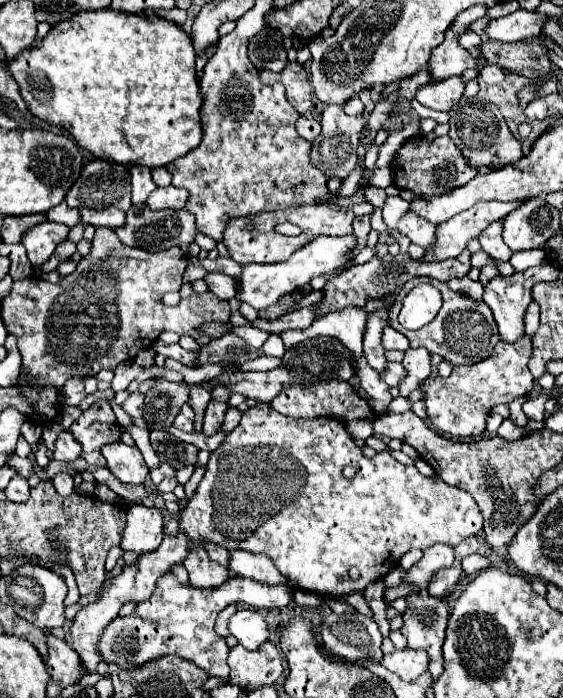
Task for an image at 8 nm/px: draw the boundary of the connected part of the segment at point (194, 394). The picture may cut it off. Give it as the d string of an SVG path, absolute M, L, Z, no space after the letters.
M199 384L197 386L191 386L189 406L195 412L195 428L193 428L193 432L201 432L201 420L203 420L207 402L211 400L211 394L213 394L213 388L201 388Z

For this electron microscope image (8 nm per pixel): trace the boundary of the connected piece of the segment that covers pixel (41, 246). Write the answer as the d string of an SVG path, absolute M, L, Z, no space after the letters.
M45 220L45 222L29 228L25 232L25 236L21 238L21 244L27 248L29 262L35 268L39 268L41 264L45 264L51 258L57 244L61 240L65 240L67 236L69 236L69 226Z

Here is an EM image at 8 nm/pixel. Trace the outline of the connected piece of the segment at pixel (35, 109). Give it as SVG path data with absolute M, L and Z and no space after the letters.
M109 8L81 12L53 26L43 40L13 58L9 68L29 112L51 126L71 132L75 142L95 158L157 168L201 144L203 96L195 70L195 48L189 34L165 18L145 18Z

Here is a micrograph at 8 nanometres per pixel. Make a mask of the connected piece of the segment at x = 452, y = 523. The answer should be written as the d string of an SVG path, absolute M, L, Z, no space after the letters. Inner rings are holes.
M257 402L243 412L239 426L225 436L215 452L211 452L205 476L195 496L181 512L179 534L175 538L165 536L155 552L147 552L131 566L125 566L95 602L77 612L71 624L73 650L79 654L85 672L95 672L101 660L97 652L101 632L119 616L123 604L141 602L153 594L157 580L169 572L173 564L185 560L187 542L197 544L211 540L229 550L241 548L247 552L267 554L279 572L301 590L319 594L347 594L365 590L369 582L383 578L391 568L397 566L399 558L413 548L425 550L437 542L455 548L461 540L477 534L481 528L483 518L469 492L445 484L439 476L427 478L417 468L397 462L389 452L377 452L373 458L367 458L349 436L345 422L331 416L293 420L273 412L271 404ZM345 466L355 468L353 478L343 476ZM353 566L361 572L359 580L349 578L349 568Z

